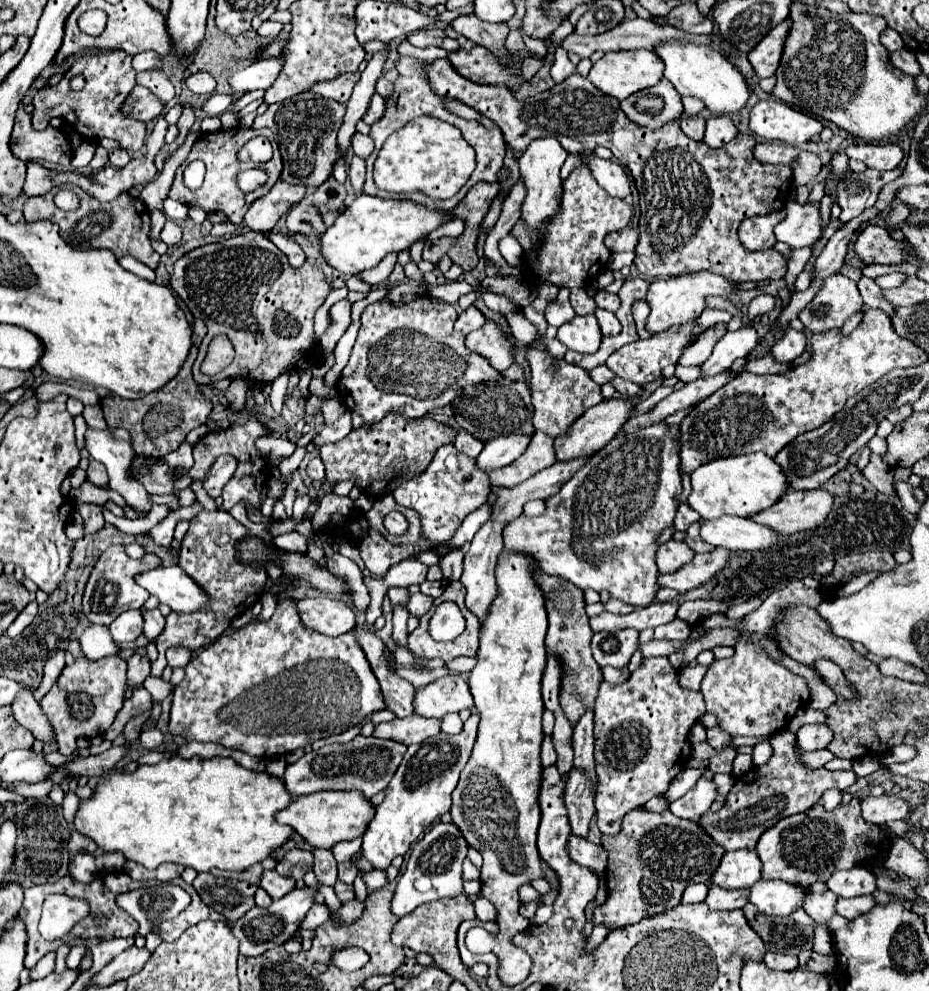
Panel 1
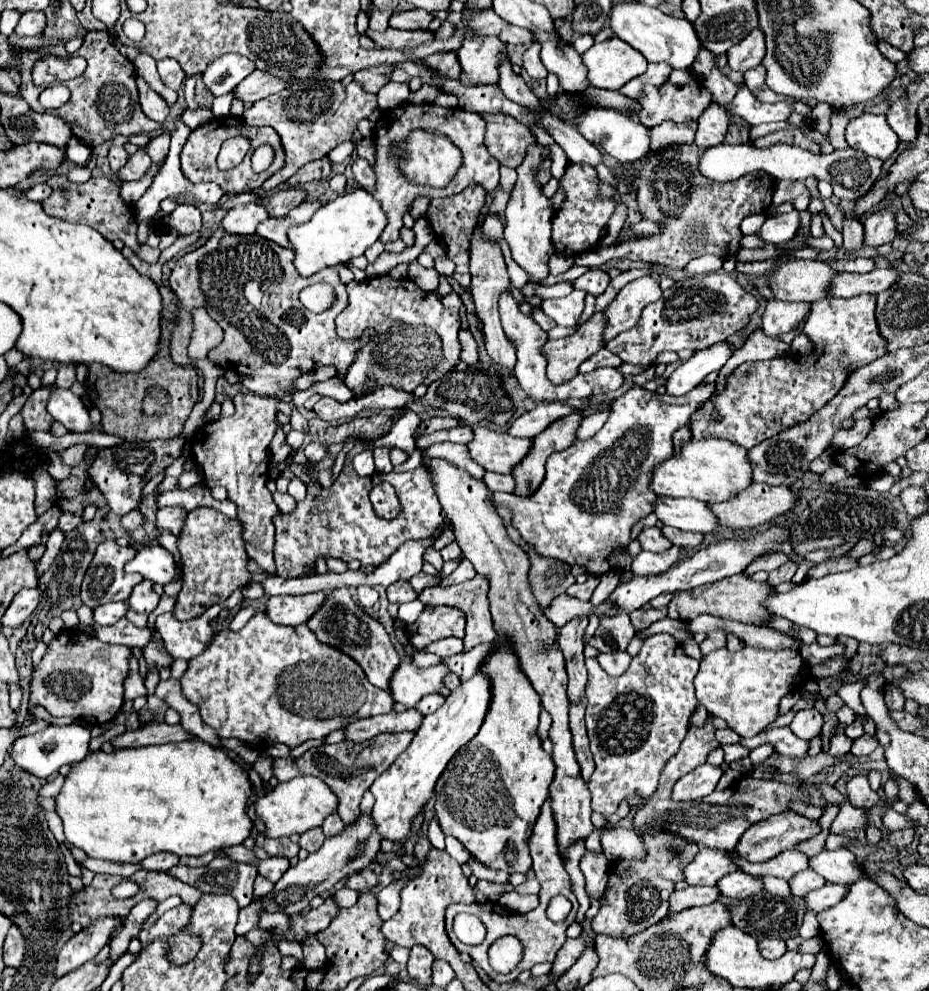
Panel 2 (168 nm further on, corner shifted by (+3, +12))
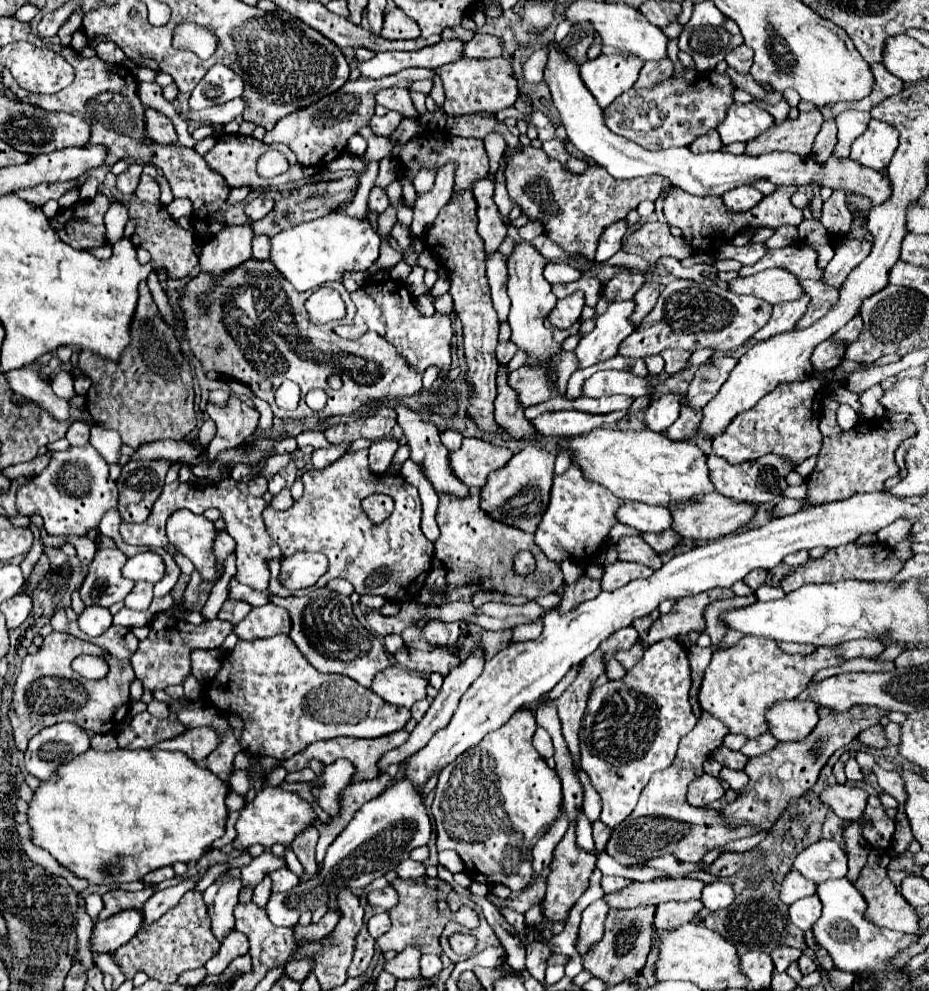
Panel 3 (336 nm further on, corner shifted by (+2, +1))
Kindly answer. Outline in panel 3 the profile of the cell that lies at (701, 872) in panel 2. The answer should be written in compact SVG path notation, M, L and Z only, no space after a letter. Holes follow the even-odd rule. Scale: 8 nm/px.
M668 878L656 882L634 882L620 892L606 894L610 908L634 908L640 904L660 904L668 900L700 898L706 884L694 878Z

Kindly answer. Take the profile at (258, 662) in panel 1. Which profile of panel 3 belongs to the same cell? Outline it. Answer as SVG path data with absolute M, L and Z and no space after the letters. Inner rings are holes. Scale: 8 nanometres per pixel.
M278 634L272 638L258 640L240 640L236 648L222 660L222 668L216 672L214 680L206 686L204 694L210 704L224 714L238 716L244 722L240 746L254 756L274 756L286 760L302 748L308 748L314 742L330 740L338 736L354 736L354 738L378 738L390 732L404 728L410 720L410 710L402 706L386 704L372 690L358 686L358 682L348 676L338 674L322 674L302 656L298 646L286 634Z

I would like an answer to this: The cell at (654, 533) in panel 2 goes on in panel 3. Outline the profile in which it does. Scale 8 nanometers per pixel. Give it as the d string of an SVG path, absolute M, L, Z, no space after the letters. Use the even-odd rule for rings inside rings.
M626 536L618 542L618 556L620 560L628 562L640 562L644 566L650 566L654 570L662 568L662 558L654 548L650 548L640 536Z

